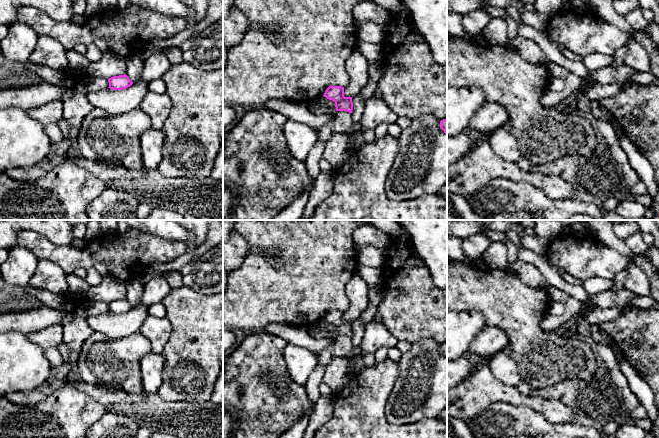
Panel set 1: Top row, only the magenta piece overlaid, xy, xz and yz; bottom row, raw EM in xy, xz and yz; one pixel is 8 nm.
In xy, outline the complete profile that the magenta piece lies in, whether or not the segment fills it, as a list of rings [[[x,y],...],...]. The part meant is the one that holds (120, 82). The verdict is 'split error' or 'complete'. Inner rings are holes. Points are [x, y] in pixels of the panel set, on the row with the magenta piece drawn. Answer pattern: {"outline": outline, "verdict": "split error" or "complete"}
{"outline": [[[126,74],[113,76],[108,79],[108,82],[108,88],[113,90],[123,90],[130,87],[133,84],[133,82],[129,79],[129,77]]], "verdict": "complete"}

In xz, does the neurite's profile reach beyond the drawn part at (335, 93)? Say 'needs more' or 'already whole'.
already whole

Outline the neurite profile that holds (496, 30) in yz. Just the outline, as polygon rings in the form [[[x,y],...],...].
[[[491,19],[482,33],[488,38],[490,45],[508,45],[509,43],[507,38],[507,23],[504,19]]]

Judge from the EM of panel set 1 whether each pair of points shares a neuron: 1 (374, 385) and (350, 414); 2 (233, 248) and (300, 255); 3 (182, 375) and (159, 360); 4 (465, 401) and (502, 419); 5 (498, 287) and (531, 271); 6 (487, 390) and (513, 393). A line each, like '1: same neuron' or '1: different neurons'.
1: same neuron
2: different neurons
3: different neurons
4: different neurons
5: different neurons
6: same neuron

